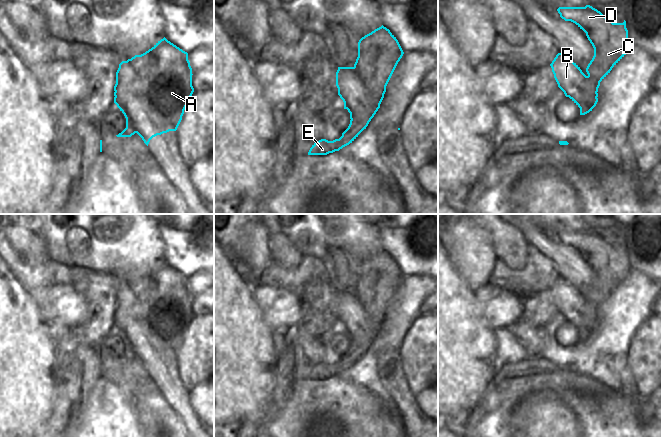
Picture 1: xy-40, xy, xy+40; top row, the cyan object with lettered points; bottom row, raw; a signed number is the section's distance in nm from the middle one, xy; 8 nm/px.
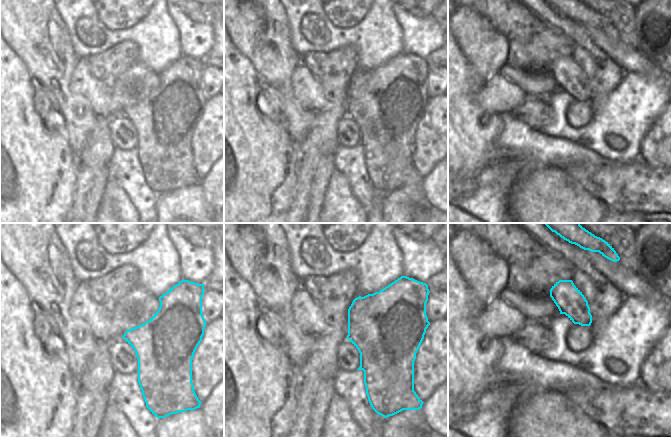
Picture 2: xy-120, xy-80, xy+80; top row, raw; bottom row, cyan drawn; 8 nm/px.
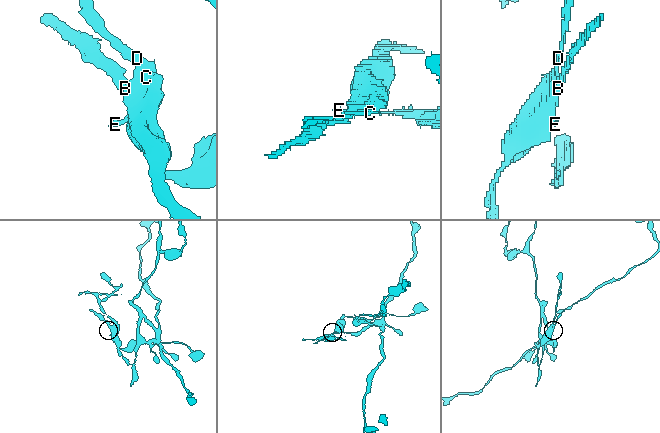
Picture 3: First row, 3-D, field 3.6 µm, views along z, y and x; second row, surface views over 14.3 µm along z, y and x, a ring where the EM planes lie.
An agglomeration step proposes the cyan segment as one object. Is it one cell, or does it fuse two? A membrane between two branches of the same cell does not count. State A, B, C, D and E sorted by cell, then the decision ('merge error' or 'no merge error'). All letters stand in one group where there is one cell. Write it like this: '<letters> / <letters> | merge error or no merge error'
A C D E / B | merge error

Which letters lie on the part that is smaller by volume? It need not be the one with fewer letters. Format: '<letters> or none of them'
B

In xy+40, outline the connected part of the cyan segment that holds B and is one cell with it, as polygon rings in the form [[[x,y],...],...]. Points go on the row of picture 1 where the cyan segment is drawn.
[[[562,52],[556,55],[550,66],[558,87],[580,108],[580,115],[592,111],[598,97],[594,82]]]

